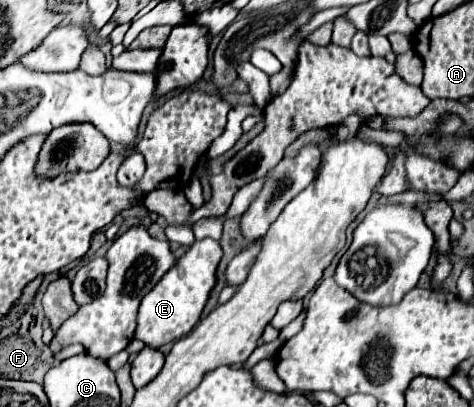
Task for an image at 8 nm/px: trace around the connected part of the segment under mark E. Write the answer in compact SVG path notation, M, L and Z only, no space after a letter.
M214 239L194 241L188 247L188 251L176 261L176 265L170 271L166 271L166 277L162 277L156 283L156 287L152 287L152 291L142 299L134 337L150 347L162 347L170 341L188 335L198 323L210 299L210 291L216 285L216 269L220 259L222 259L222 247L218 241Z

